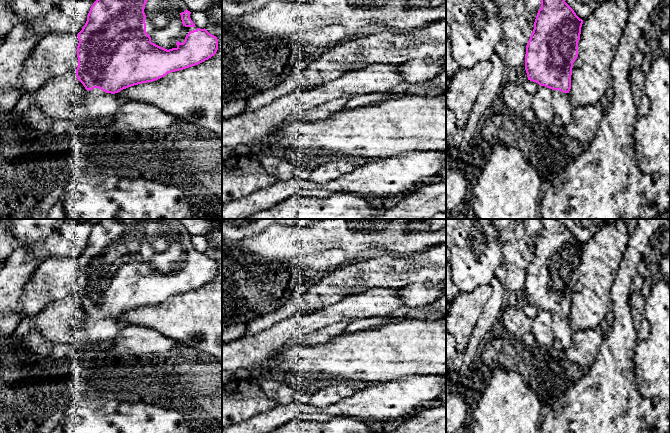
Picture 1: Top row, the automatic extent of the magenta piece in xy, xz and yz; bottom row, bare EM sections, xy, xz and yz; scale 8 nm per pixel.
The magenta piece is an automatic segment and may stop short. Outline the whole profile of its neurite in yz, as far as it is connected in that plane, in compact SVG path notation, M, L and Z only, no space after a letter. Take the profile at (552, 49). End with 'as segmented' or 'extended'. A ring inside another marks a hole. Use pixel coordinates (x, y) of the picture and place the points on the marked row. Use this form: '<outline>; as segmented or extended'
M541 0L526 46L528 80L553 90L553 109L563 126L570 122L574 110L569 91L582 24L565 0Z; extended

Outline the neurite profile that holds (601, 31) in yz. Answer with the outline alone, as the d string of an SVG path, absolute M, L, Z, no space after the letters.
M604 0L583 20L569 91L574 107L599 104L611 86L610 66L629 13L622 0Z

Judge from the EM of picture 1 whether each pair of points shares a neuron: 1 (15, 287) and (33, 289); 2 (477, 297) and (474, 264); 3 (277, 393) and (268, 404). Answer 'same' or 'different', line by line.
1: different
2: different
3: different

